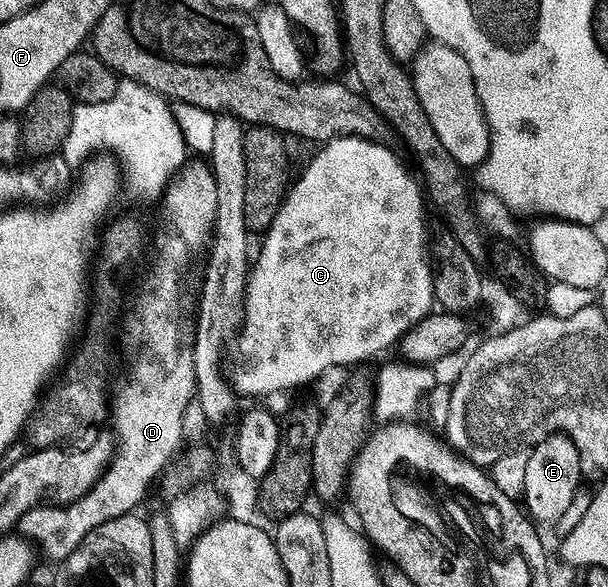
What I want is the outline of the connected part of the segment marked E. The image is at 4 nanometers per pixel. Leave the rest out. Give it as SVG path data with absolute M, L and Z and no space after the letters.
M565 434L550 435L544 443L534 444L527 455L525 467L525 487L522 498L525 500L525 511L536 524L558 524L560 517L569 509L573 497L581 490L581 461L577 445Z

